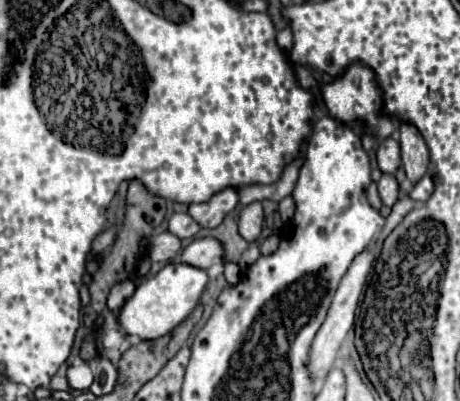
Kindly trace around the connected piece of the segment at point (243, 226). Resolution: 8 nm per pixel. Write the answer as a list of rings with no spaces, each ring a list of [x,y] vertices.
[[[251,203],[241,207],[239,213],[239,235],[245,241],[261,241],[263,231],[263,209],[261,203]]]

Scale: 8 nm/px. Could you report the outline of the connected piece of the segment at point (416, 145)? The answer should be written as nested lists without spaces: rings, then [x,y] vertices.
[[[407,123],[401,125],[401,157],[407,179],[415,185],[429,167],[429,149],[419,131]]]

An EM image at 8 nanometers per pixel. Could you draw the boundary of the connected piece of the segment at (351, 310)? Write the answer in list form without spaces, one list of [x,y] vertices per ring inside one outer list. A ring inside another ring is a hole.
[[[373,245],[363,249],[351,263],[351,267],[347,269],[347,273],[343,275],[339,287],[337,287],[337,293],[333,297],[333,303],[331,303],[331,309],[327,313],[327,319],[325,323],[321,325],[321,329],[317,331],[315,339],[313,339],[313,345],[311,345],[311,355],[309,355],[309,371],[315,379],[323,379],[331,367],[333,367],[333,361],[335,361],[335,355],[341,347],[341,341],[345,339],[345,335],[349,333],[349,329],[353,327],[355,323],[355,309],[357,309],[357,303],[359,303],[359,297],[361,297],[361,291],[363,291],[363,285],[367,281],[367,273],[371,271],[373,267]]]

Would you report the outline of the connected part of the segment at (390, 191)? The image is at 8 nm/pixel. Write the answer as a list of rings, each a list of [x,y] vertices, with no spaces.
[[[383,175],[377,185],[379,185],[379,197],[381,197],[383,205],[391,207],[399,197],[399,187],[397,187],[395,175]]]

